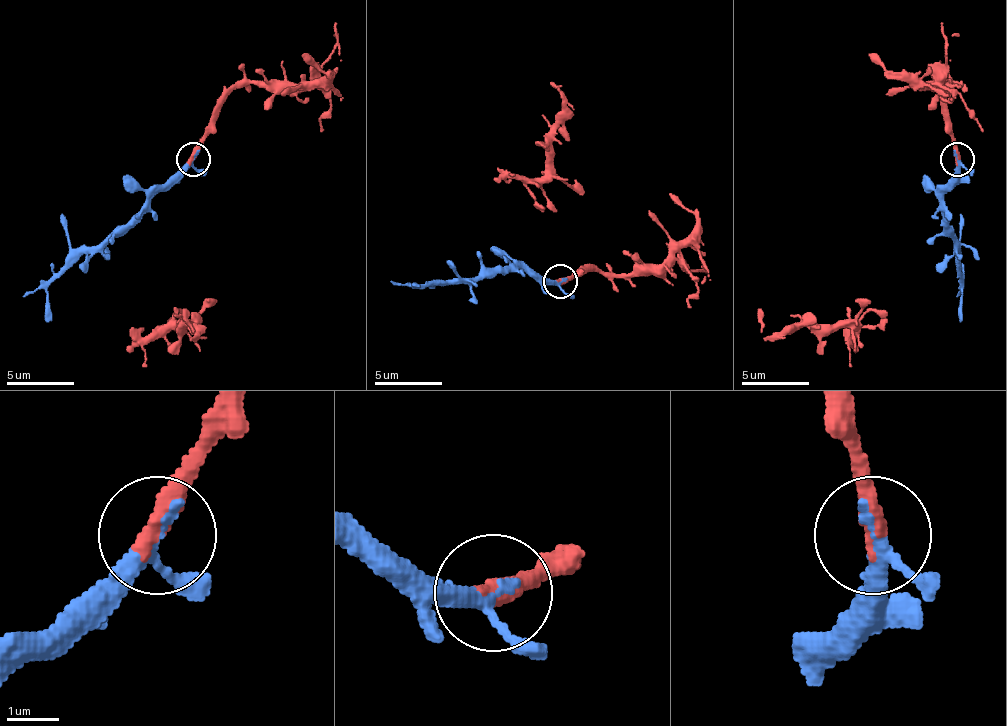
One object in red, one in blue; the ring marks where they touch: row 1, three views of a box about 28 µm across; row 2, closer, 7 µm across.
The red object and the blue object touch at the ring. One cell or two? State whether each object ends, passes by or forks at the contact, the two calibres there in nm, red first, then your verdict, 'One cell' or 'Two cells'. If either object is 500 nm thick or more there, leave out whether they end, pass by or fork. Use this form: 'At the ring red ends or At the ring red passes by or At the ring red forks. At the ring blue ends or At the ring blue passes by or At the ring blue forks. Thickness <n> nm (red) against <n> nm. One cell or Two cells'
At the ring red ends. At the ring blue passes by. Thickness 400 nm (red) against 240 nm. One cell

